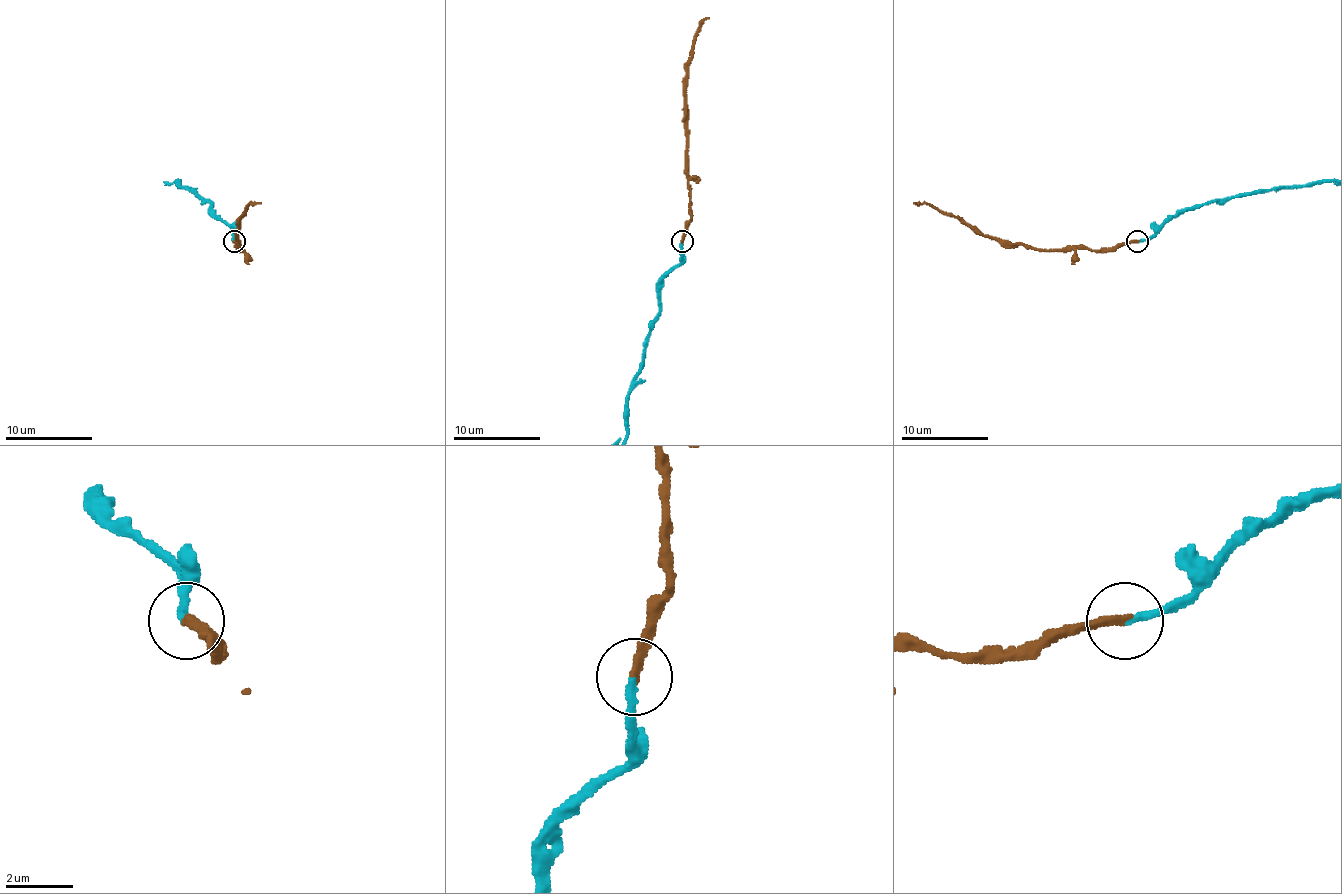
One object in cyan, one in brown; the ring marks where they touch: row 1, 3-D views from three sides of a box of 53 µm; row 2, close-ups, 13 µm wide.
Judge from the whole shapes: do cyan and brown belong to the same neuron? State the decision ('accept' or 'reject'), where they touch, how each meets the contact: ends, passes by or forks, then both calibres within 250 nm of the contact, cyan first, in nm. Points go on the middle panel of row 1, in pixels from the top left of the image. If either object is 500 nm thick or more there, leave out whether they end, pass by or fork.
accept; at (682, 241); cyan ends there; brown ends there; 220 nm thick on the cyan side, 260 nm on the other

